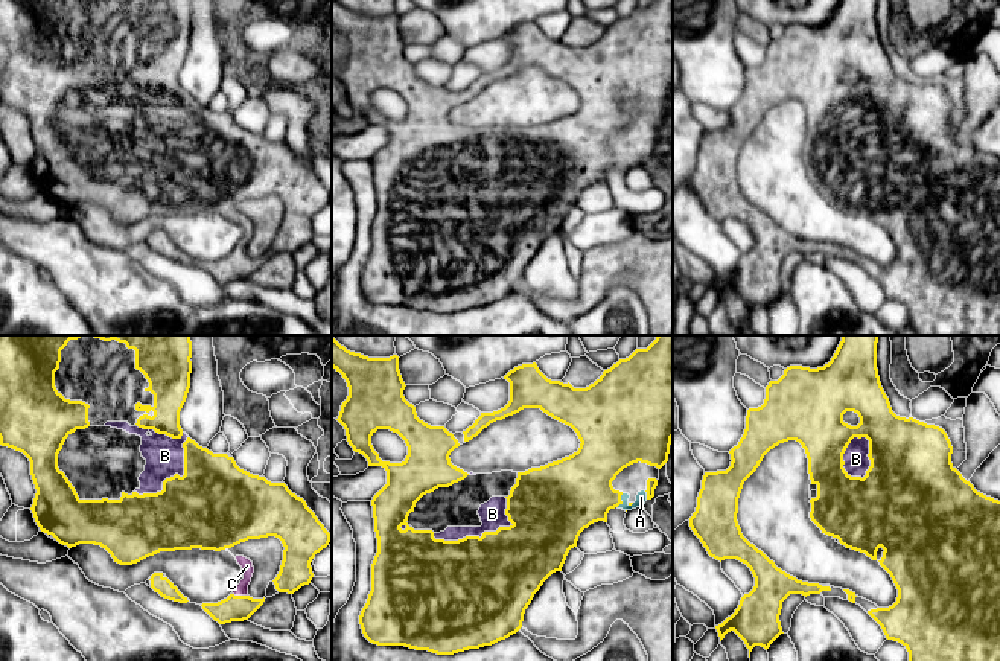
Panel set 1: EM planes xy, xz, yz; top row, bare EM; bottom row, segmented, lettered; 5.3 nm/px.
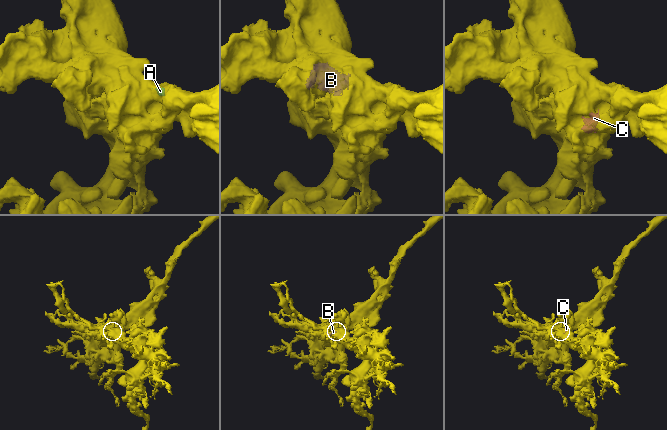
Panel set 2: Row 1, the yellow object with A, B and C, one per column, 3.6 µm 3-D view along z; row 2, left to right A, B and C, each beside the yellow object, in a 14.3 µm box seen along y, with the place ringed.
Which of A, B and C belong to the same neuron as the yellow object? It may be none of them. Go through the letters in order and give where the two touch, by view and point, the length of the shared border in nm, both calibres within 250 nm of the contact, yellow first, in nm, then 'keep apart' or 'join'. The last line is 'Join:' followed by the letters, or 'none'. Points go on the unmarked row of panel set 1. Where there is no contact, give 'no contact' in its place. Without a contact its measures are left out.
A: xz (620, 159) | 80 nm | 380/60 nm | join
B: xz (484, 191) | 440 nm | 460/140 nm | join
C: xy (241, 255) | 80 nm | 140/60 nm | join
Join: A, B, C

